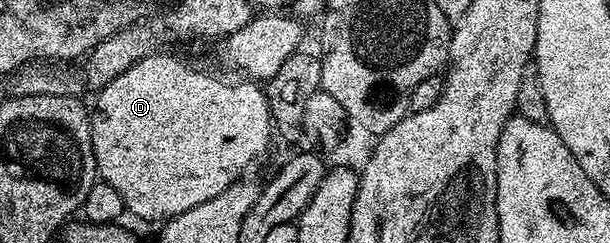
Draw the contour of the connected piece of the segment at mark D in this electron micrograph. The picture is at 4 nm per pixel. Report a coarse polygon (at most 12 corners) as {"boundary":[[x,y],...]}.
{"boundary":[[147,54],[97,92],[101,182],[175,219],[272,135],[265,90]]}

